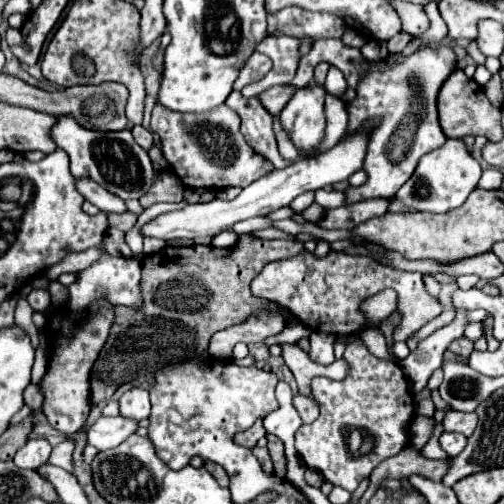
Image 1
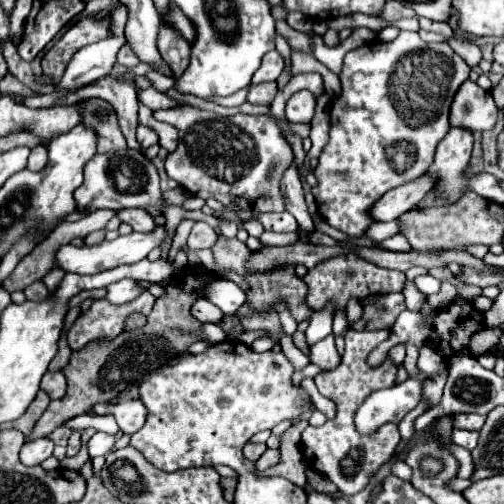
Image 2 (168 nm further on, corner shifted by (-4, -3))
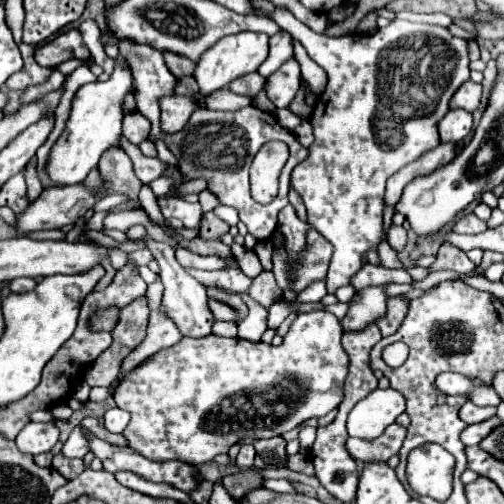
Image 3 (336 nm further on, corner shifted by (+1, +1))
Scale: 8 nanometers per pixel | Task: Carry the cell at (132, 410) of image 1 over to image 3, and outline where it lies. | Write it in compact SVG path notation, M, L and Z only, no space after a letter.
M110 408L104 414L104 418L106 418L106 428L110 432L124 432L124 428L130 422L130 414L126 414L126 410L120 410L120 408Z

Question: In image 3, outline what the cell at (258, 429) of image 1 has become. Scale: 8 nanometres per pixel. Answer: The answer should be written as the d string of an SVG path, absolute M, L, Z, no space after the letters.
M244 442L236 456L236 464L242 468L250 468L252 462L254 462L254 446L252 446L252 442Z

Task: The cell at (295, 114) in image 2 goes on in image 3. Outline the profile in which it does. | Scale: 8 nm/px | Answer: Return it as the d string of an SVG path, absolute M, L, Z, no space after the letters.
M294 58L280 66L266 82L268 98L276 104L276 108L288 108L294 96L300 90L300 66Z

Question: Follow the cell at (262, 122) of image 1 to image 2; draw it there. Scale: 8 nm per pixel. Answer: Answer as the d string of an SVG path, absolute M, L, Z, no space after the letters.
M291 166L291 168L285 172L285 176L283 176L283 194L285 194L287 212L295 216L299 230L315 232L313 220L311 220L311 216L309 216L309 212L307 212L305 198L303 198L303 184L301 184L301 180L299 180L299 174L297 174L297 168L295 168L295 166Z

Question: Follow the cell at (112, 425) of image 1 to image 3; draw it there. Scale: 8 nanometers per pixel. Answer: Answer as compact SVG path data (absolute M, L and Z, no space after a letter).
M76 426L70 434L70 438L66 440L62 454L68 458L84 458L88 450L90 450L90 438L84 434L82 426Z

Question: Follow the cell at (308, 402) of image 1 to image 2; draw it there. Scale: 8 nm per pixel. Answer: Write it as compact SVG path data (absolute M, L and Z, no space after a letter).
M301 420L297 424L293 424L283 436L281 436L281 462L275 468L269 468L265 472L259 472L261 476L281 476L287 478L289 482L293 482L295 486L305 486L305 462L303 456L299 452L299 440L301 440L301 432L305 430L307 422Z

